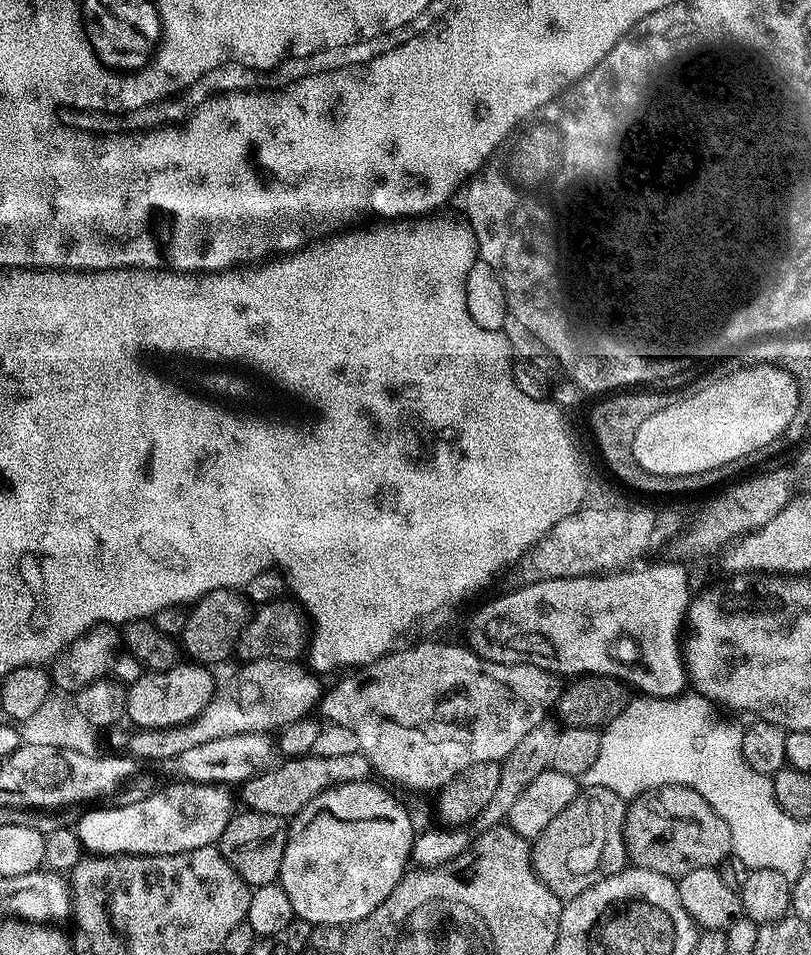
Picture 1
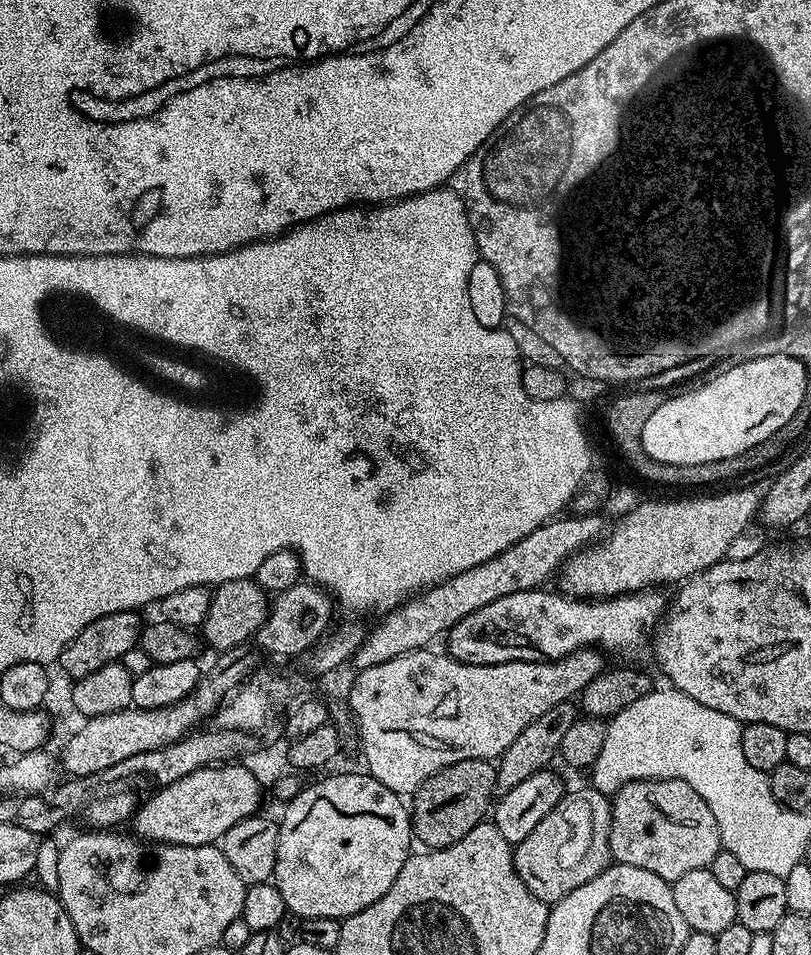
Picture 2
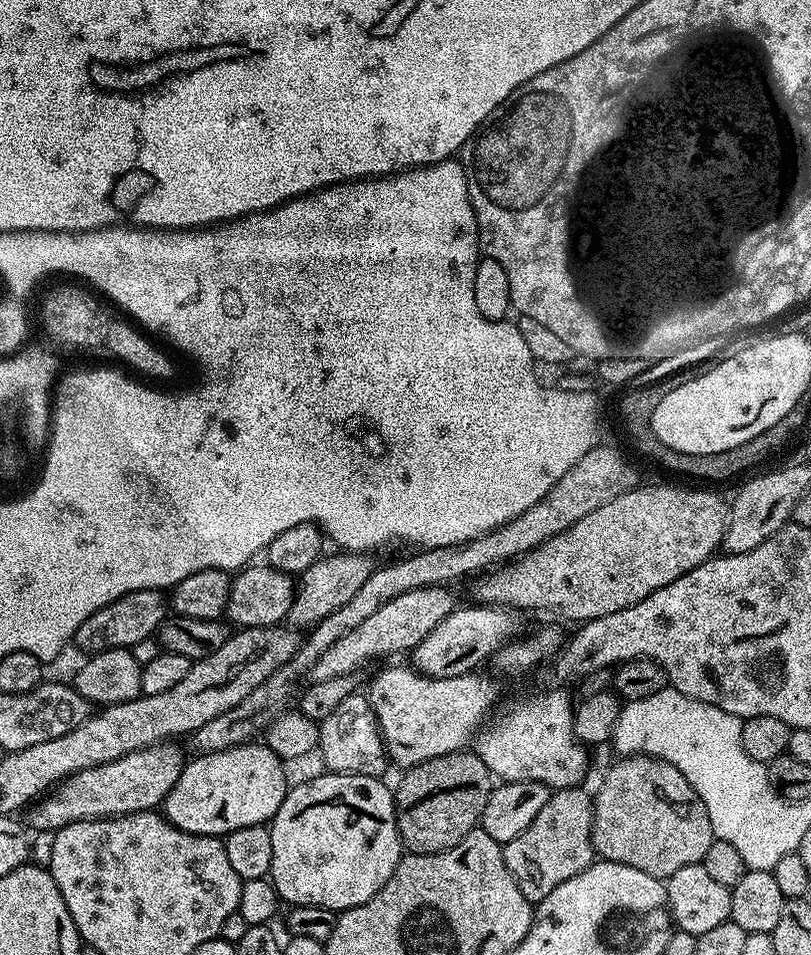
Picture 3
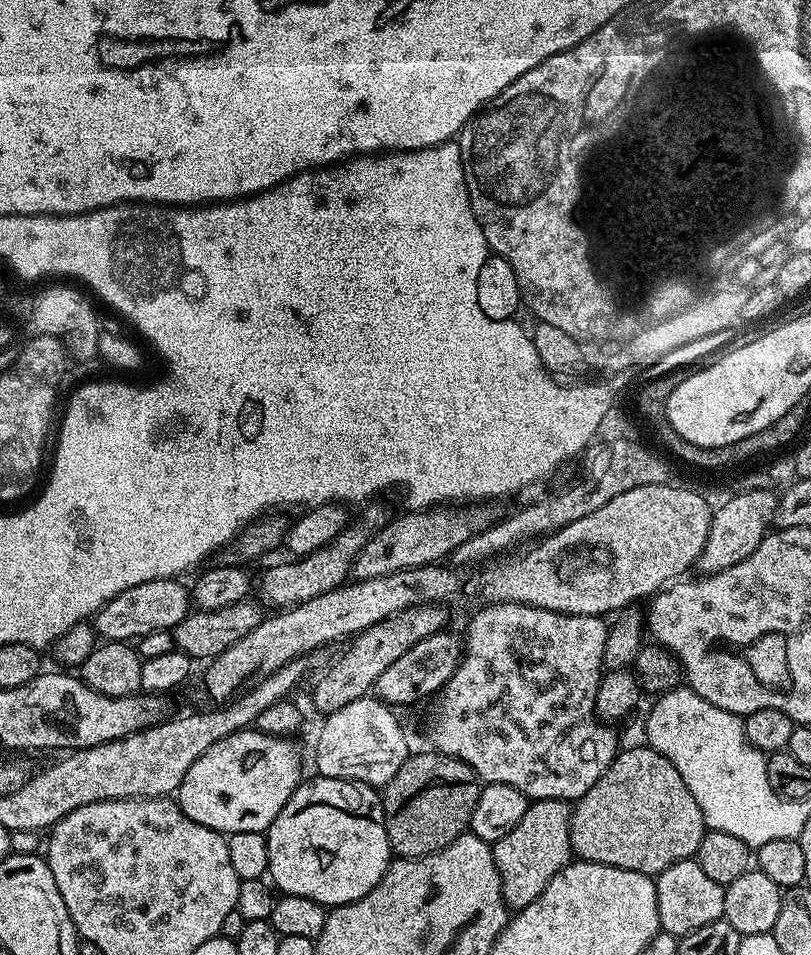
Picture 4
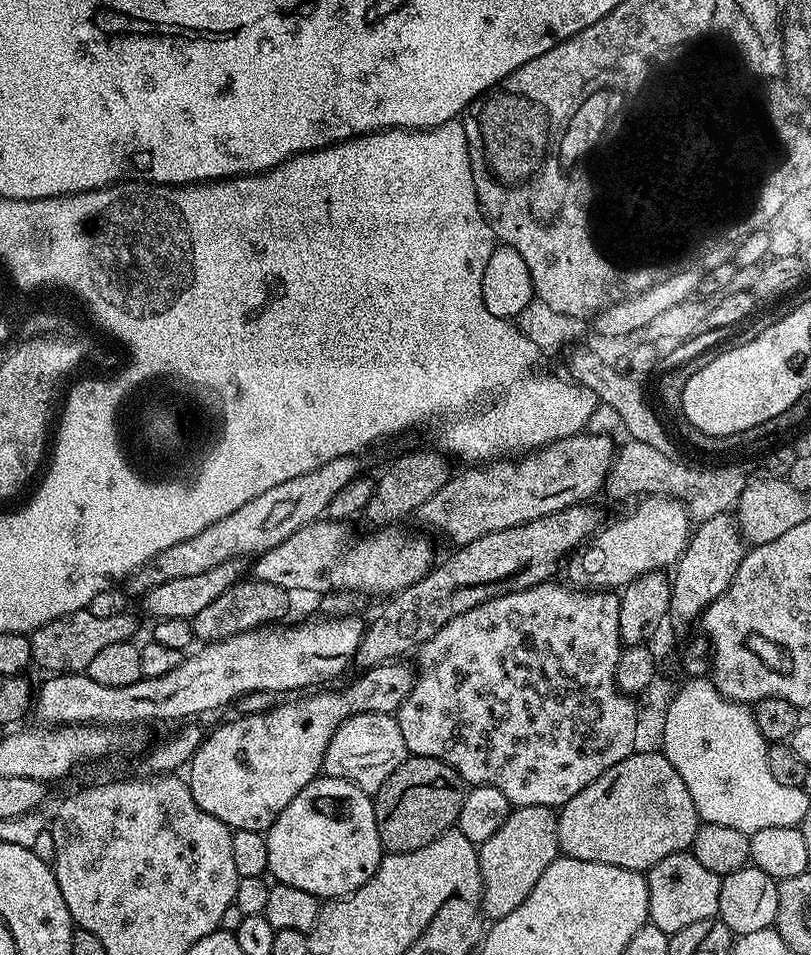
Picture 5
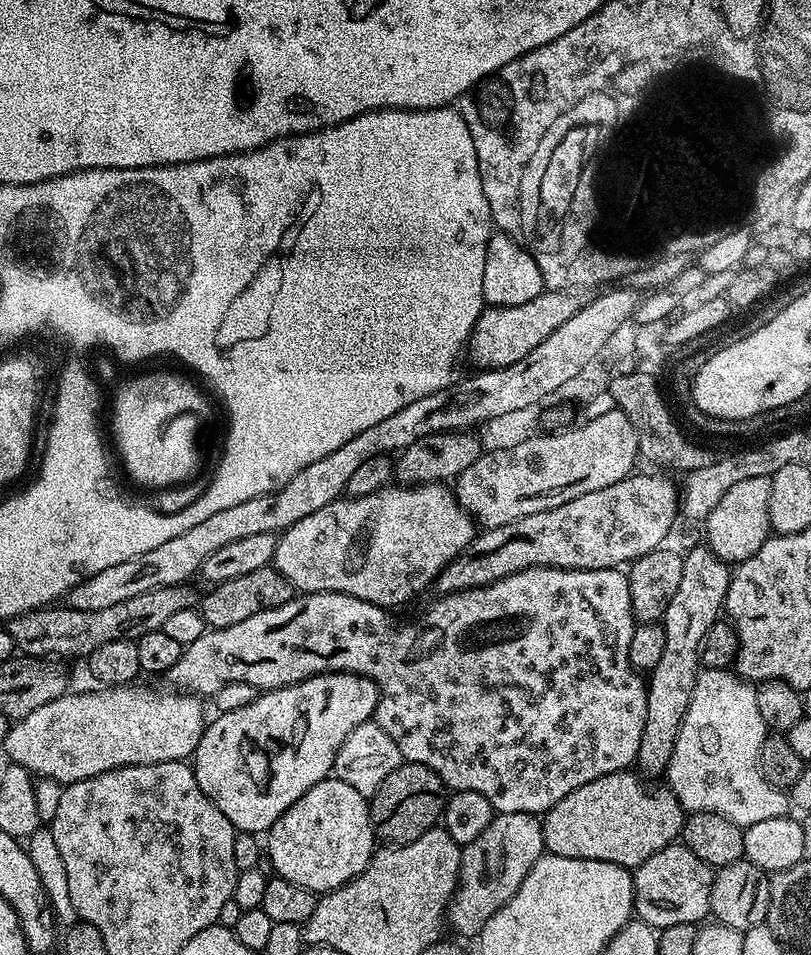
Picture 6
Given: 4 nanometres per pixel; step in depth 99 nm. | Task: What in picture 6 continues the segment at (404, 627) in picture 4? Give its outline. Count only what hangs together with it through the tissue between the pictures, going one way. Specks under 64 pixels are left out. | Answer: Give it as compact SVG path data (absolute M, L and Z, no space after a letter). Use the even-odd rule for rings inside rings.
M652 472L627 476L622 482L614 482L614 486L590 490L590 494L562 502L562 506L506 522L506 526L483 529L468 543L466 551L441 570L435 591L465 592L527 568L602 570L631 565L667 541L664 539L671 534L680 512L677 481L675 484L668 477L671 475Z

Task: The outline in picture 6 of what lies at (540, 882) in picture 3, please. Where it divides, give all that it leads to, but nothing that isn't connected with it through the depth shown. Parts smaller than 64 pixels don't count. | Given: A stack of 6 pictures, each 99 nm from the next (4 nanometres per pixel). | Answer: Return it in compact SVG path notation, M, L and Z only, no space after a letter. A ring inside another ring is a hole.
M502 812L493 815L490 826L486 826L486 830L482 830L474 842L463 845L460 849L460 880L448 904L447 927L453 928L460 936L479 937L482 926L486 926L486 922L490 922L490 918L494 918L494 914L502 910L510 898L514 898L518 886L522 886L522 878L530 874L534 862L538 862L545 852L544 825L539 815L531 812Z

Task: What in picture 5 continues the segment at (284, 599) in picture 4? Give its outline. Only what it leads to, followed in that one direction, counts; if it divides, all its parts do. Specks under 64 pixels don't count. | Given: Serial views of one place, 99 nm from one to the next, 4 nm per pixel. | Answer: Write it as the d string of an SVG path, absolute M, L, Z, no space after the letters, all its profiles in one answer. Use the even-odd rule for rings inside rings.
M443 451L436 452L408 452L400 456L380 477L375 477L376 489L370 502L364 507L363 519L368 519L372 526L390 526L400 522L403 516L411 517L420 509L422 502L430 498L442 486L446 486L450 475L449 457Z

